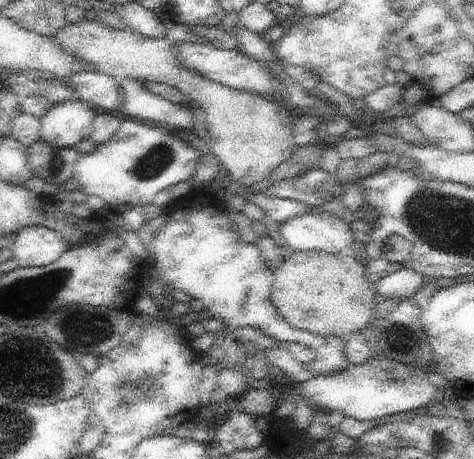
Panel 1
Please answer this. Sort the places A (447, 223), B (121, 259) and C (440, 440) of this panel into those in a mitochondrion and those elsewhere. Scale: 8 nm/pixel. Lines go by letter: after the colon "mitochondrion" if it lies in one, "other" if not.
A: mitochondrion
B: other
C: mitochondrion

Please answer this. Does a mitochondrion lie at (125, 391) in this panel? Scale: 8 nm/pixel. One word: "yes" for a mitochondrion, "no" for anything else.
yes

